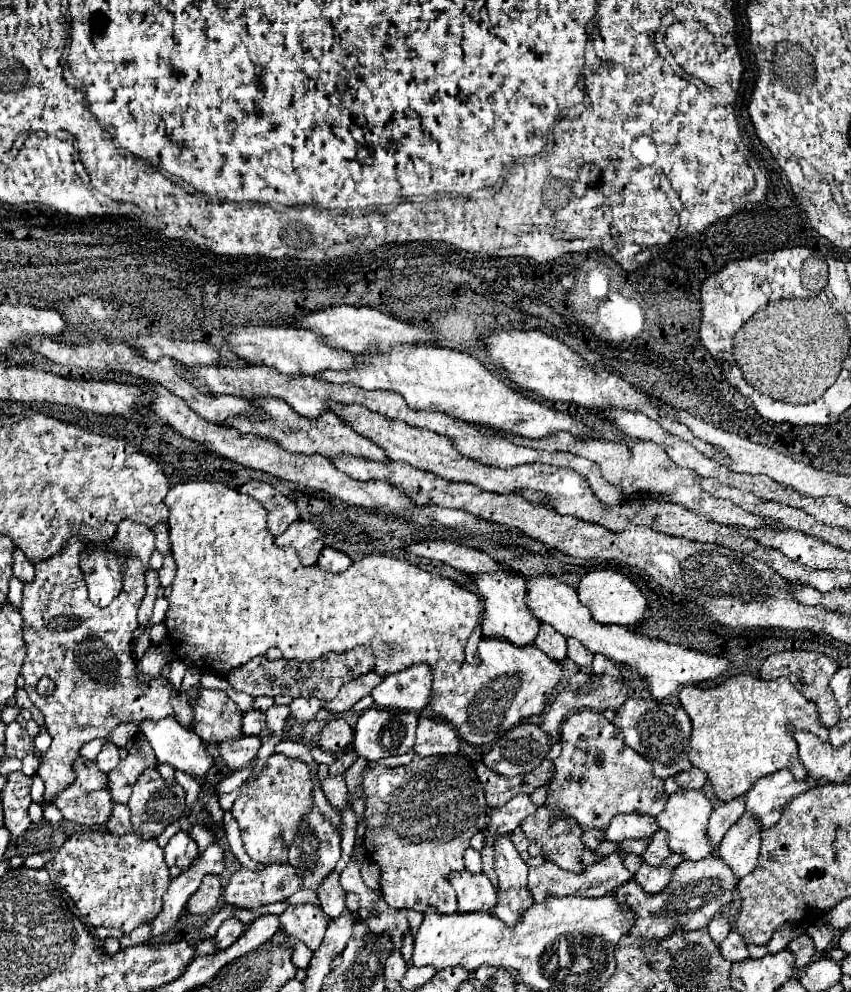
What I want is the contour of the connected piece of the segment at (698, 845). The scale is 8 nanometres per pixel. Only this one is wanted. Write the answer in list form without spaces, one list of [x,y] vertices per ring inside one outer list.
[[[680,789],[666,799],[664,811],[656,815],[656,823],[658,823],[660,829],[668,831],[666,845],[674,853],[684,853],[688,859],[698,861],[698,859],[704,859],[704,857],[710,855],[710,847],[708,847],[708,841],[706,841],[706,825],[708,825],[710,813],[712,813],[712,803],[704,795],[704,791],[684,791],[684,789]]]

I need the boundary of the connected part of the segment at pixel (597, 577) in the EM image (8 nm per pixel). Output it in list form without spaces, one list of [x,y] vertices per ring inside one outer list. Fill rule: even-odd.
[[[596,569],[586,573],[578,583],[576,593],[578,601],[590,609],[594,621],[602,625],[634,625],[646,609],[646,597],[638,591],[638,587],[628,577],[610,569]]]

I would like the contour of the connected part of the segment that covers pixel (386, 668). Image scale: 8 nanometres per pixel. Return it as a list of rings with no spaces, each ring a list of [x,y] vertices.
[[[188,481],[188,483],[180,483],[176,487],[172,487],[164,499],[164,503],[170,507],[170,517],[168,517],[168,533],[170,533],[170,541],[172,541],[172,557],[176,561],[176,577],[172,581],[172,593],[168,597],[168,613],[166,613],[166,629],[168,629],[168,641],[170,641],[170,649],[172,653],[176,653],[178,659],[186,661],[190,667],[200,669],[202,673],[212,673],[218,677],[226,677],[232,669],[248,663],[250,659],[264,655],[270,647],[278,647],[284,655],[284,659],[294,659],[294,661],[316,661],[322,659],[328,653],[346,653],[352,651],[354,647],[372,647],[374,653],[374,673],[378,673],[380,677],[386,677],[390,673],[402,671],[414,663],[426,663],[432,669],[432,693],[430,693],[430,711],[446,721],[452,723],[456,727],[456,733],[462,735],[462,739],[468,745],[484,745],[484,743],[492,743],[496,741],[504,731],[508,731],[510,727],[514,727],[520,719],[532,717],[532,715],[540,715],[546,707],[546,703],[552,699],[556,685],[562,677],[560,671],[560,663],[548,659],[548,655],[544,655],[536,645],[532,647],[516,647],[512,643],[508,643],[506,639],[496,639],[496,637],[482,637],[478,643],[478,661],[468,663],[464,657],[464,649],[466,643],[470,639],[470,635],[476,631],[476,627],[480,627],[482,623],[482,605],[478,595],[474,595],[472,591],[456,585],[454,581],[440,577],[436,573],[428,573],[416,565],[410,565],[406,561],[394,559],[394,557],[384,557],[384,555],[368,555],[360,561],[354,561],[344,573],[326,573],[320,571],[320,567],[312,565],[312,567],[304,567],[300,565],[300,561],[296,559],[296,551],[292,551],[292,547],[278,547],[274,543],[274,535],[266,529],[266,511],[264,507],[248,497],[242,495],[240,491],[224,485],[224,483],[212,483],[212,481]]]

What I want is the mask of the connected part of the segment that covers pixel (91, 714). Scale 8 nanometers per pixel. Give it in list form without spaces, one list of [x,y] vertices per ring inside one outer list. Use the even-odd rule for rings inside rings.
[[[71,537],[68,547],[52,557],[52,561],[42,561],[36,565],[36,579],[24,587],[22,599],[22,619],[24,619],[24,641],[28,655],[24,659],[20,675],[24,677],[26,693],[30,701],[42,711],[46,731],[52,737],[52,745],[42,753],[38,775],[42,777],[46,791],[44,801],[60,793],[72,783],[72,763],[78,757],[82,745],[96,737],[108,737],[112,727],[122,721],[142,719],[162,719],[164,715],[174,715],[170,707],[170,697],[176,695],[166,679],[158,677],[146,685],[138,685],[134,679],[136,663],[130,657],[132,633],[138,627],[136,613],[144,597],[144,567],[134,555],[124,555],[124,585],[122,593],[108,605],[96,607],[88,599],[86,583],[80,573],[80,553],[86,549],[78,537]],[[56,617],[72,617],[78,623],[60,631],[52,631],[48,623]],[[42,675],[48,675],[56,683],[56,691],[50,697],[40,697],[36,693],[36,683]]]

